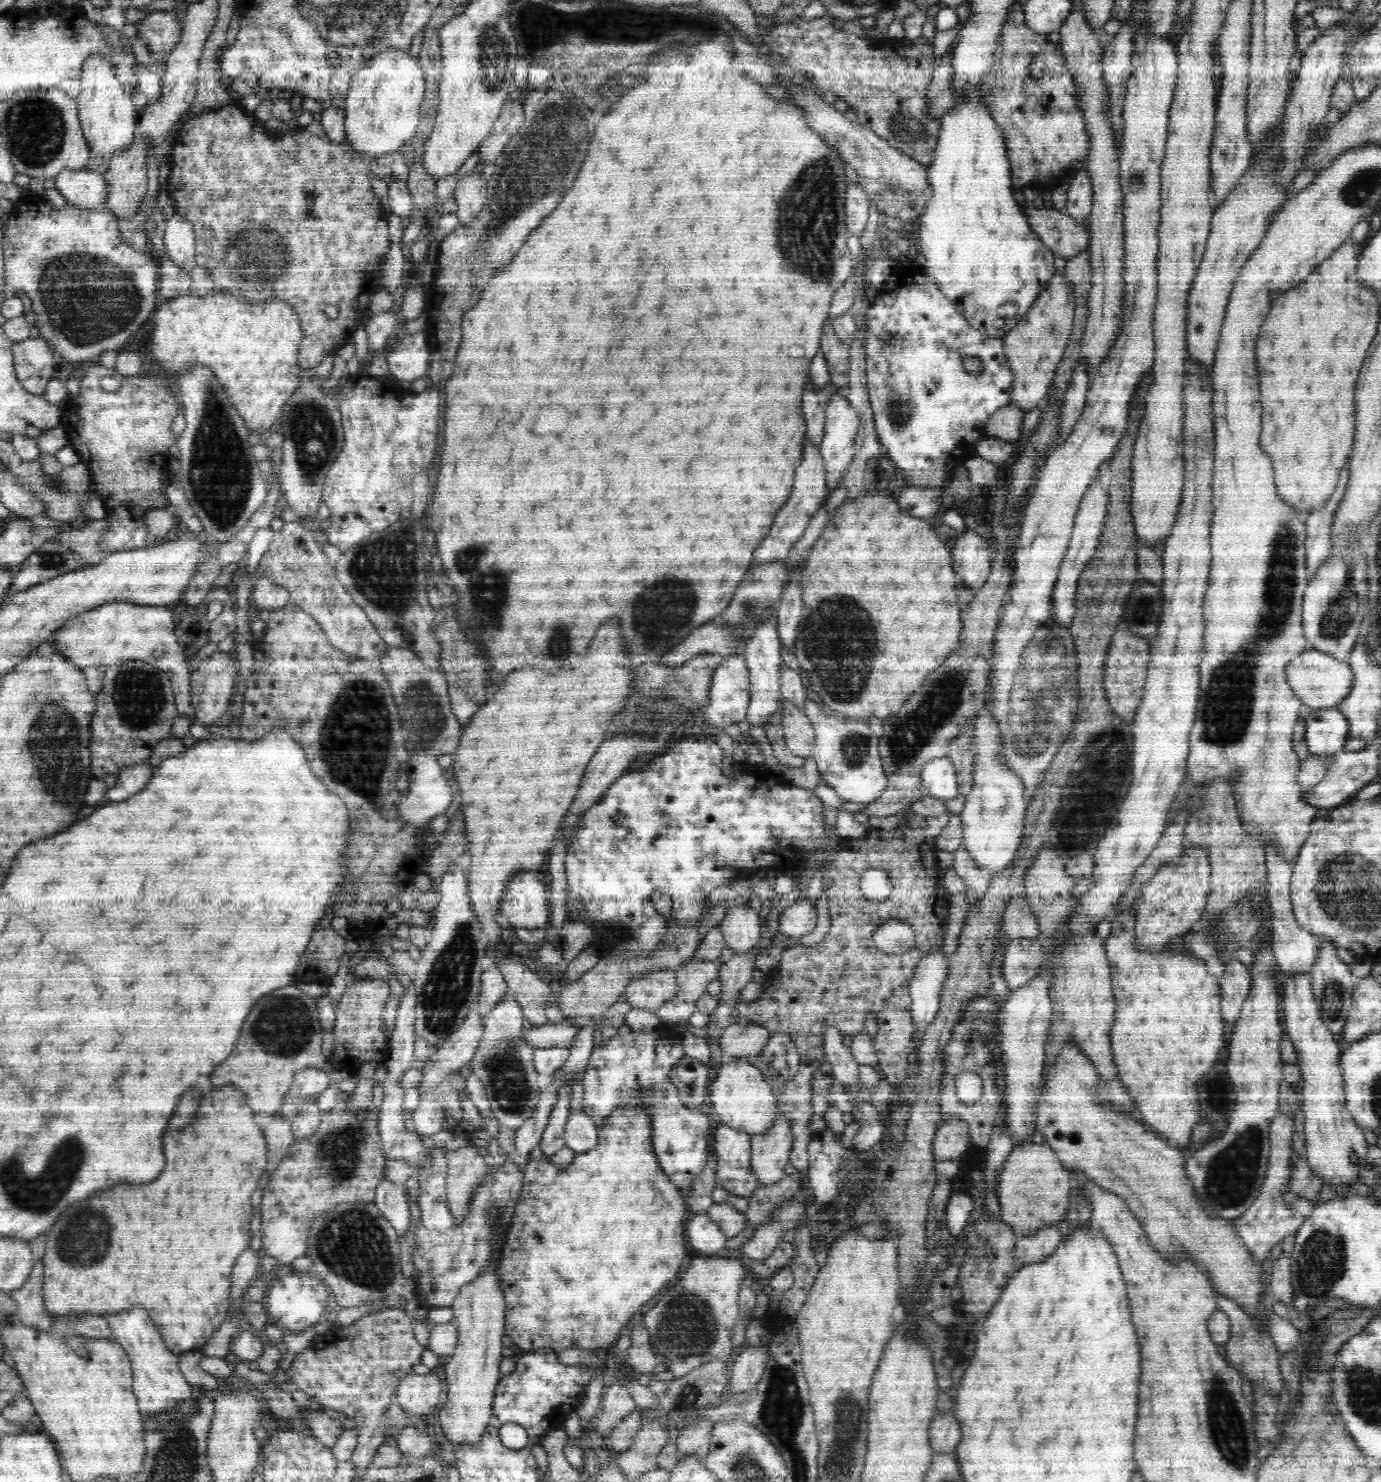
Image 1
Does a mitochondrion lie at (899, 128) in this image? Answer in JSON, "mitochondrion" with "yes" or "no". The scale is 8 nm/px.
{"mitochondrion":"yes"}

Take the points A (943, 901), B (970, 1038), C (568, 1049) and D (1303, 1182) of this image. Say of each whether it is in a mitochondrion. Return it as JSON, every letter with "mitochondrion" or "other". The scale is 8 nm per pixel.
{"A":"other","B":"mitochondrion","C":"other","D":"other"}

